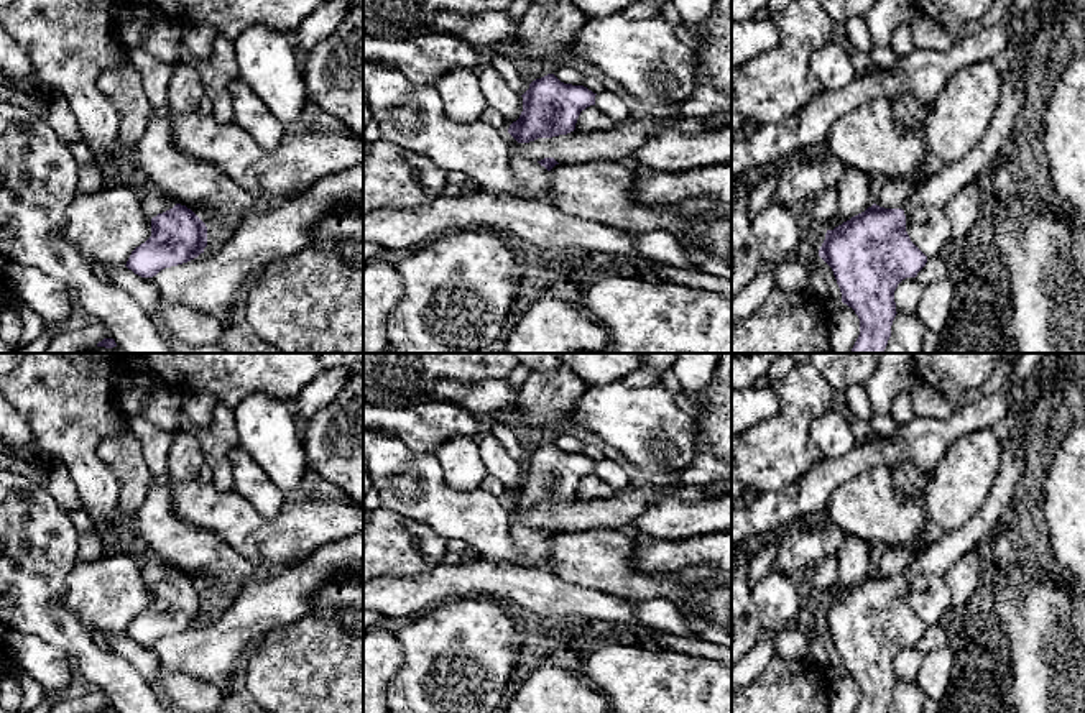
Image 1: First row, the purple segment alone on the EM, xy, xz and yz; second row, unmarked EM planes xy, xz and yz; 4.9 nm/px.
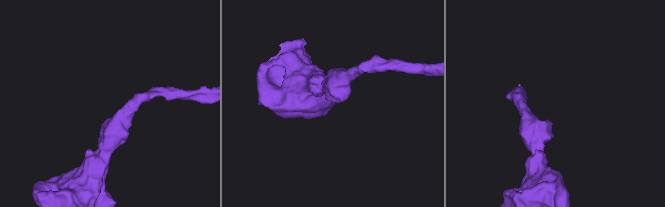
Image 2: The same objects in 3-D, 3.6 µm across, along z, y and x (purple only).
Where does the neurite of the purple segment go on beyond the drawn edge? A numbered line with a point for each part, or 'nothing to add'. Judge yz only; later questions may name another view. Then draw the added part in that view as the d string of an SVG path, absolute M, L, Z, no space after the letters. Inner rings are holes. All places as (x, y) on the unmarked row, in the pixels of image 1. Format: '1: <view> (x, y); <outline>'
nothing to add

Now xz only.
1: xz (531, 546); M511 526L518 560L513 565L534 567L536 562L547 559L549 539L528 526Z

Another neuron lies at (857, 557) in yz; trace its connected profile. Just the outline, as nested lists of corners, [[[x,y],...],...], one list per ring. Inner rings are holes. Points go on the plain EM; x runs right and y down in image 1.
[[[848,536],[837,552],[838,572],[832,588],[825,593],[833,598],[852,585],[865,580],[875,572],[878,547],[855,536]]]

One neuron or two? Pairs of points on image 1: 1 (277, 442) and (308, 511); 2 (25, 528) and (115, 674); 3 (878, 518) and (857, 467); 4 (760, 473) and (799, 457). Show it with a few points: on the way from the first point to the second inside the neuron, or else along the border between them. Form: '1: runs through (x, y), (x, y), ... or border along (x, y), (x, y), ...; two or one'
1: border along (295, 496), (288, 500); two
2: runs through (25, 565), (25, 590), (78, 643); one
3: border along (886, 465), (877, 465), (845, 480), (829, 498); two
4: runs through (770, 470), (784, 457), (789, 457); one

